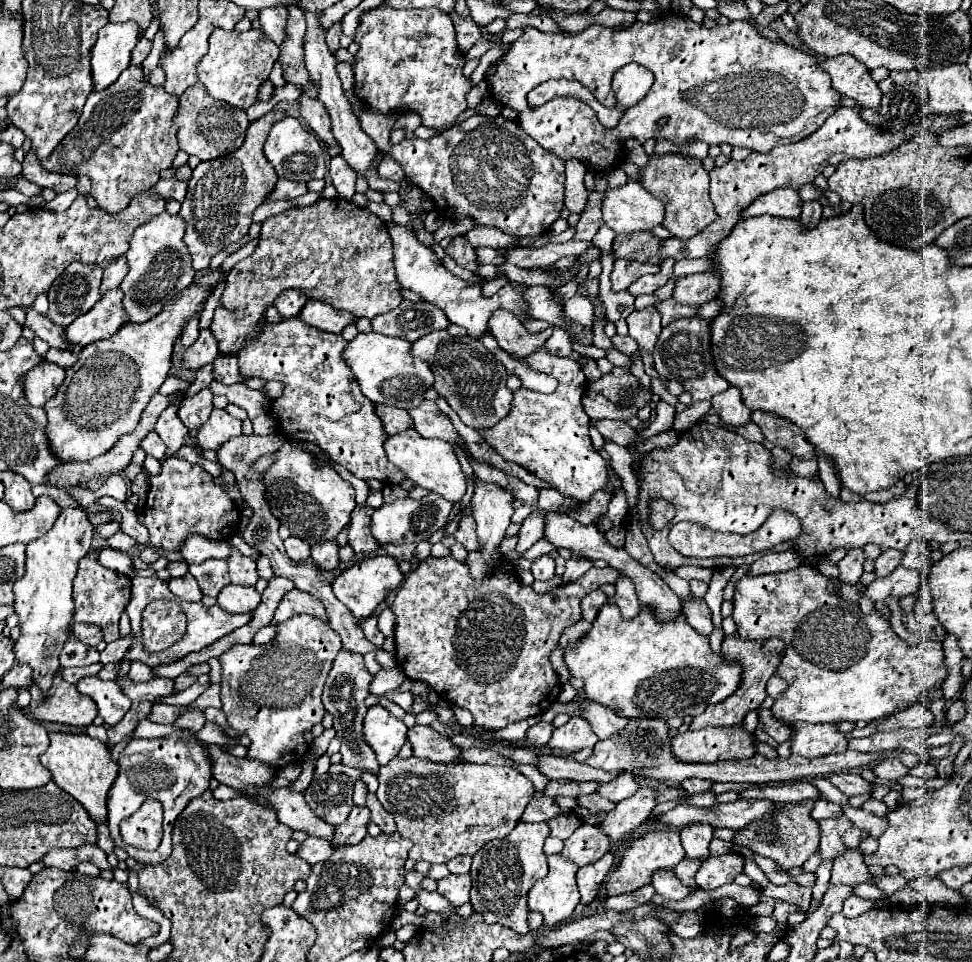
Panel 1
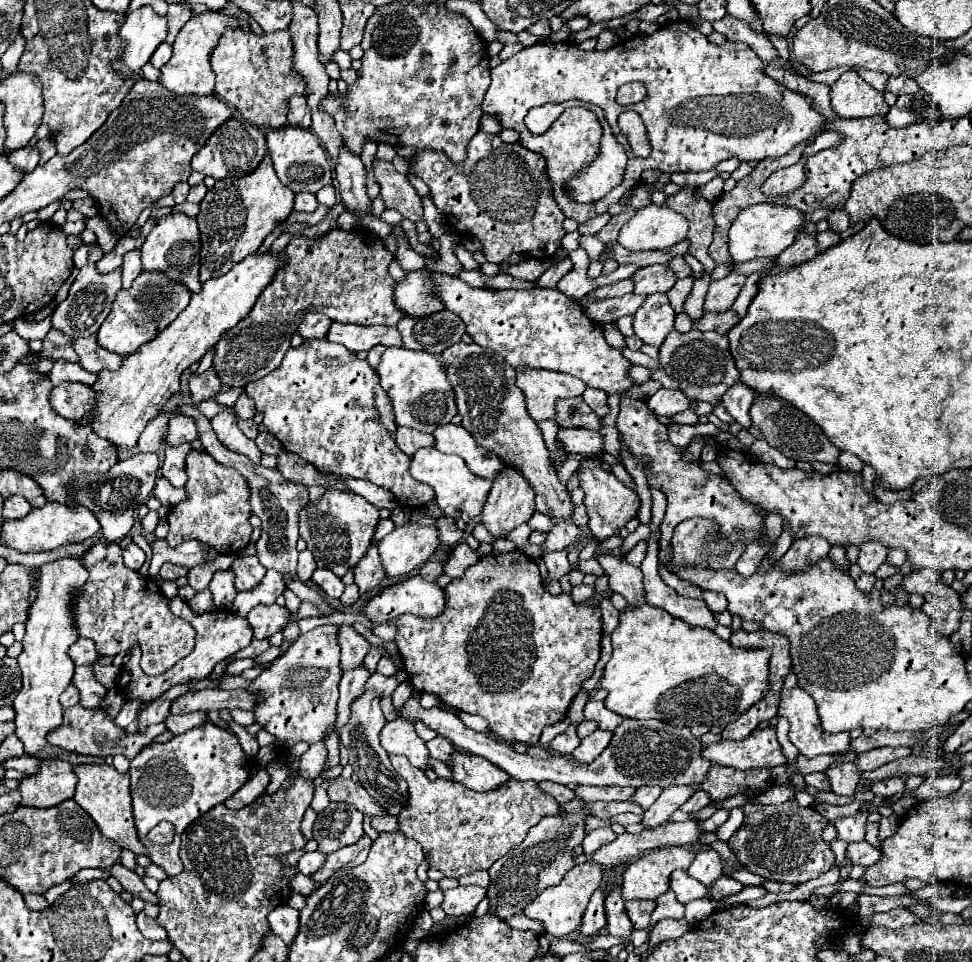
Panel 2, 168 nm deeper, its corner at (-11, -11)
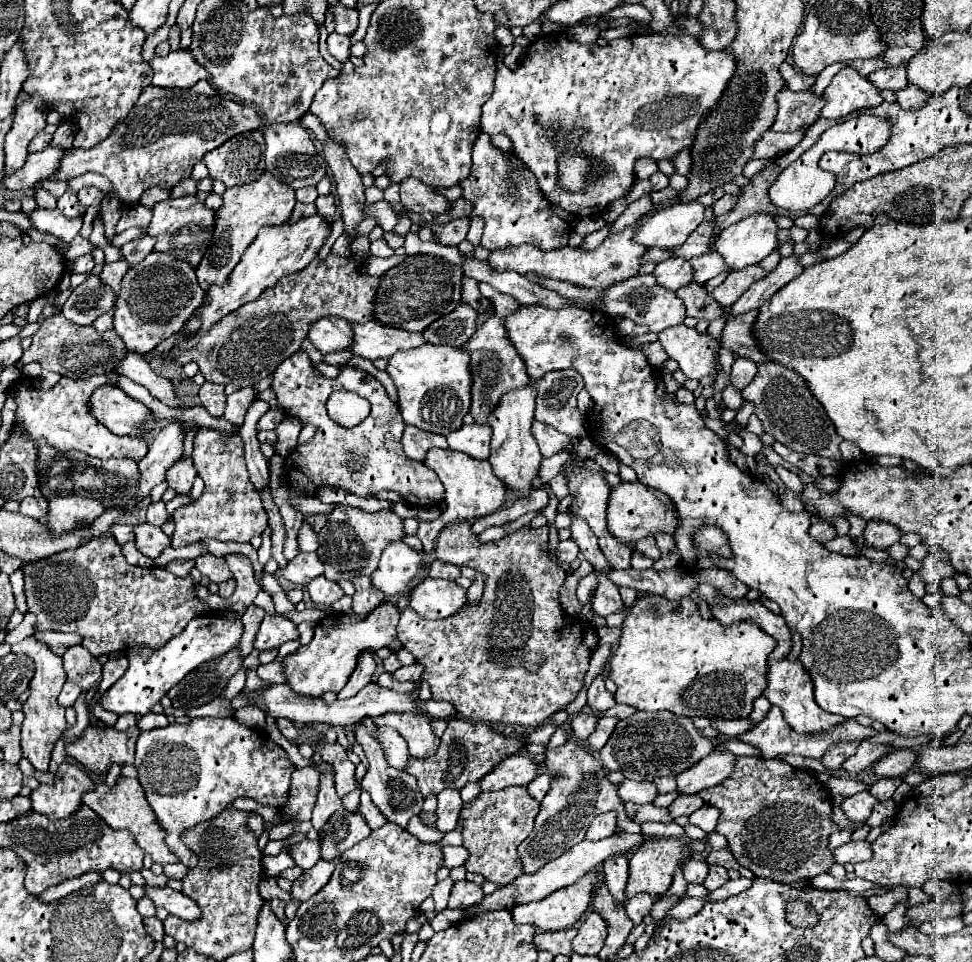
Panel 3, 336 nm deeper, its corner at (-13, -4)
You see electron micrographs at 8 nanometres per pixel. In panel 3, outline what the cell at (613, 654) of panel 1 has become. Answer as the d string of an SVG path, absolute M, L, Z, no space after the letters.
M646 594L640 596L626 612L618 648L610 656L608 678L618 686L614 694L616 702L638 710L668 710L678 716L706 716L710 720L746 718L752 712L754 698L758 698L766 688L766 660L774 646L776 640L762 632L754 622L740 622L726 628L718 620L704 620L690 598L670 602L662 596Z

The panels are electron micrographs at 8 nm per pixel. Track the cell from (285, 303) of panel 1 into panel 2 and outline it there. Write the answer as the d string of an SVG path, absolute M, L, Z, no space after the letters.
M306 313L304 321L298 327L298 333L304 337L304 341L312 339L326 339L326 333L330 329L332 321L320 313Z

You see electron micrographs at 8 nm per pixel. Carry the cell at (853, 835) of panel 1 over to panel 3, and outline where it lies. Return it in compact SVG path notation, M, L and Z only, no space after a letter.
M860 840L860 842L846 842L842 846L838 846L834 850L834 860L838 864L846 864L846 862L862 862L862 860L870 860L872 858L872 844L868 840Z

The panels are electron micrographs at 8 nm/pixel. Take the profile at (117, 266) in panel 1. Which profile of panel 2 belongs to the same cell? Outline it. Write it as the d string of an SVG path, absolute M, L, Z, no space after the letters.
M140 249L128 251L124 255L124 263L122 263L122 283L124 287L128 287L136 275L142 273L142 261L140 261Z

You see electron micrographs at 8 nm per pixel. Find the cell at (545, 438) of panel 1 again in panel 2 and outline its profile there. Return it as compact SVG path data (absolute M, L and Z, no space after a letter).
M588 459L578 467L580 473L580 489L586 493L584 497L584 505L588 509L590 515L590 529L592 535L598 541L610 539L618 533L618 529L626 527L626 523L634 517L638 517L638 509L640 509L640 499L636 495L636 491L624 487L612 473L602 471L600 459Z

